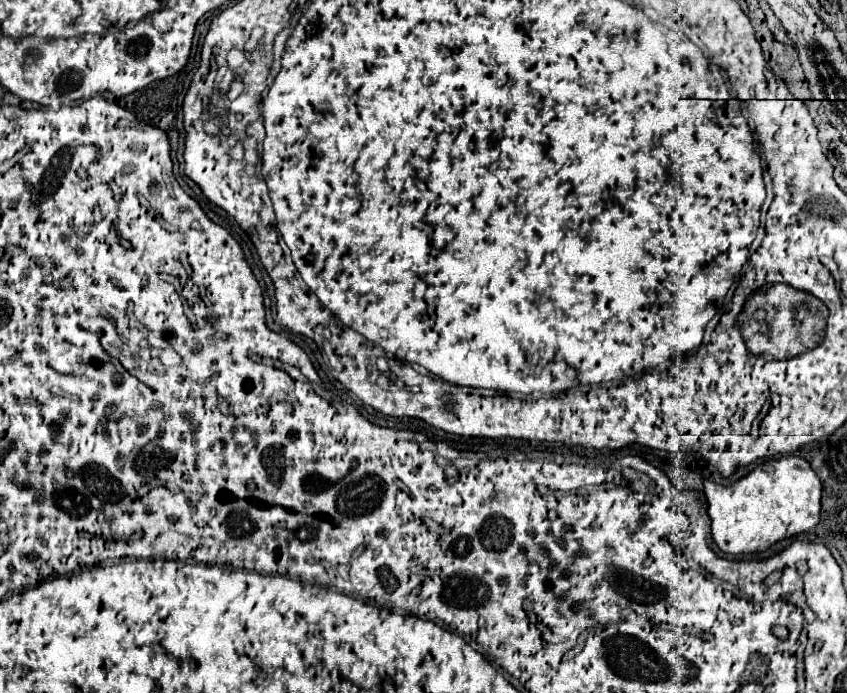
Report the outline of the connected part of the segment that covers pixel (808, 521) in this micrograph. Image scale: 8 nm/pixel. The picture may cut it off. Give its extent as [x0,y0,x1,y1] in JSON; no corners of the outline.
[704,455,822,555]

